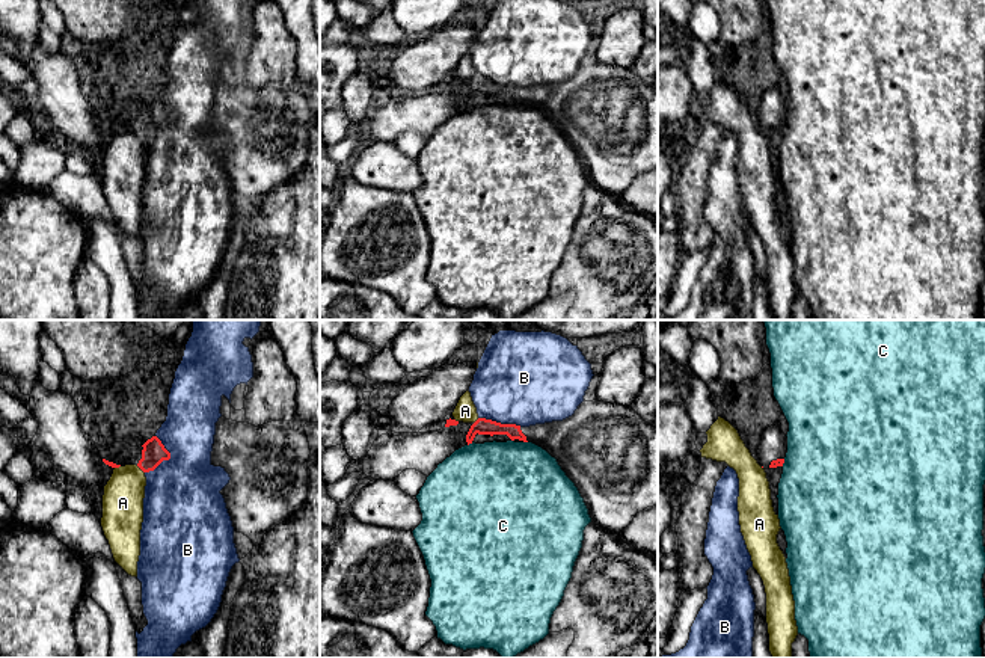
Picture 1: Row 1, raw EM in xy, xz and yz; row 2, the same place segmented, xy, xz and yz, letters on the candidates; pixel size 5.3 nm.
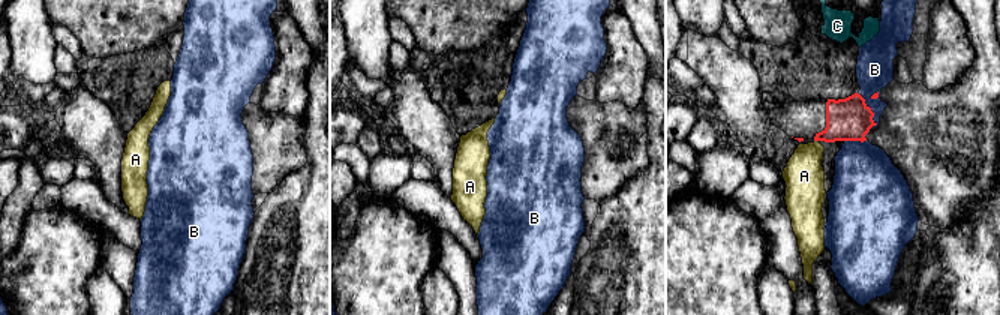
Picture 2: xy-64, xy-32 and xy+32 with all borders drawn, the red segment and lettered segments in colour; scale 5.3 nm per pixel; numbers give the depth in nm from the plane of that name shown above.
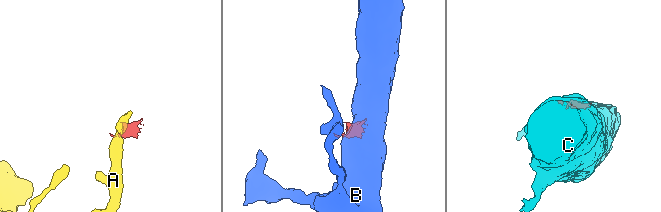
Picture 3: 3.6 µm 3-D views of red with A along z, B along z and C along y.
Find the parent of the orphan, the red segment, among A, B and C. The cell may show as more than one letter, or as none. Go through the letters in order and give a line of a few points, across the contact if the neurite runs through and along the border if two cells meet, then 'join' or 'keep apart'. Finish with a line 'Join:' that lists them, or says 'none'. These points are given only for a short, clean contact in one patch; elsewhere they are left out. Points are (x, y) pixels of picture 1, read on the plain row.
A: line xy (136, 127), (144, 135); keep apart
B: line xy (156, 97), (169, 115), (169, 119), (145, 135); keep apart
C: line xz (472, 104), (468, 107); keep apart
Join: none

